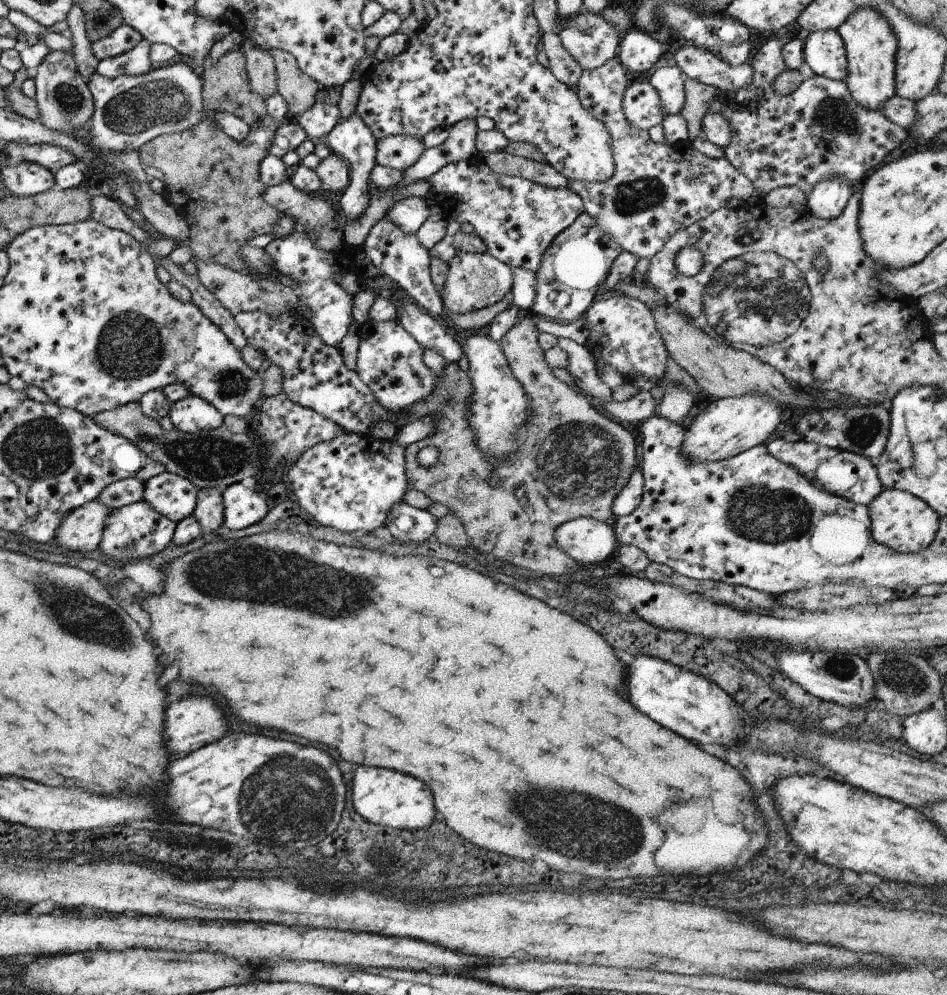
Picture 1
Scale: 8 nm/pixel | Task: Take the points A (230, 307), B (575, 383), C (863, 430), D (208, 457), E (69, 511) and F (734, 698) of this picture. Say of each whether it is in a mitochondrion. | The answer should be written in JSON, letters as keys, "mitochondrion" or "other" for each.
{"A":"other","B":"other","C":"mitochondrion","D":"mitochondrion","E":"other","F":"other"}

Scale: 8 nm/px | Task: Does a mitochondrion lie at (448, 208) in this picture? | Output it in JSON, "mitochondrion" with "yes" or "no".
{"mitochondrion":"no"}

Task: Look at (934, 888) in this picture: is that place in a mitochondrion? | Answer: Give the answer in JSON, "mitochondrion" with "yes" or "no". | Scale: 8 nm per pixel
{"mitochondrion":"no"}

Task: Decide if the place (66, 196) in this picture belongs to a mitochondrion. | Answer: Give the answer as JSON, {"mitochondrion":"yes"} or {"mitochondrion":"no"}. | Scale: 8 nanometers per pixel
{"mitochondrion":"no"}

